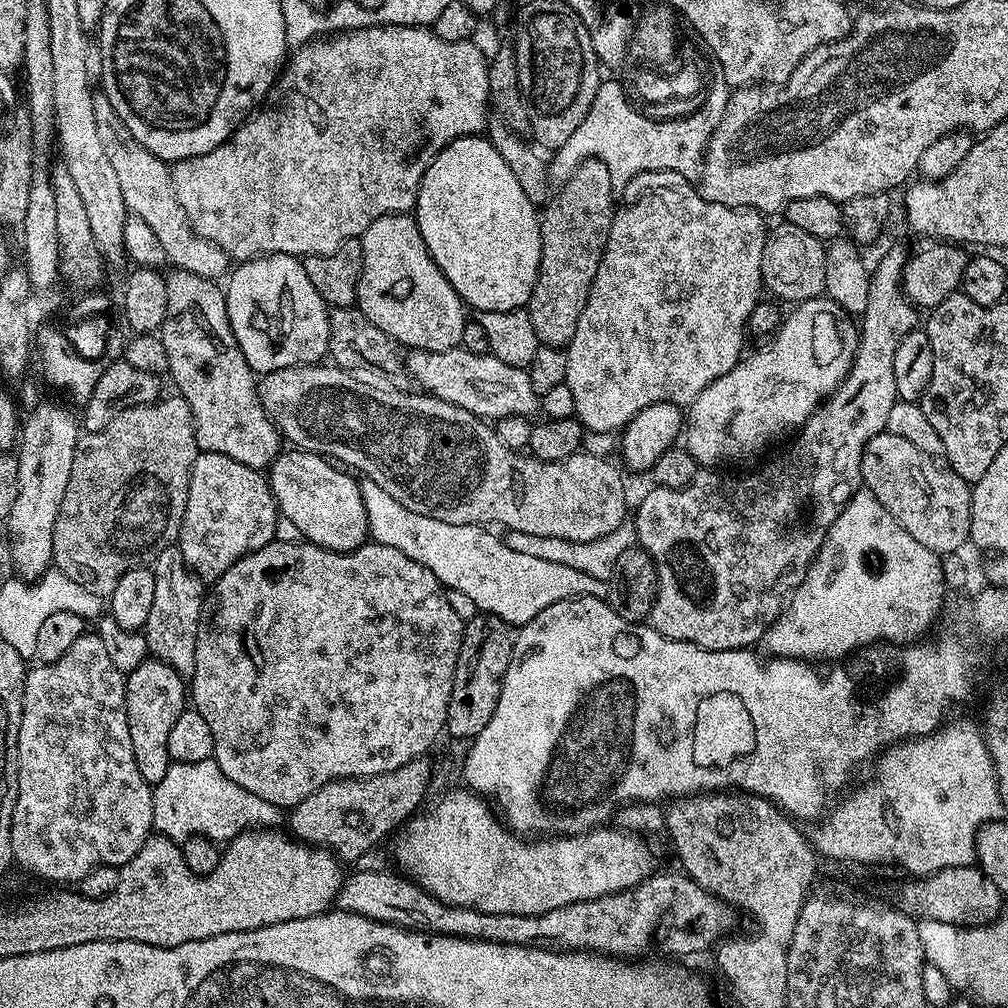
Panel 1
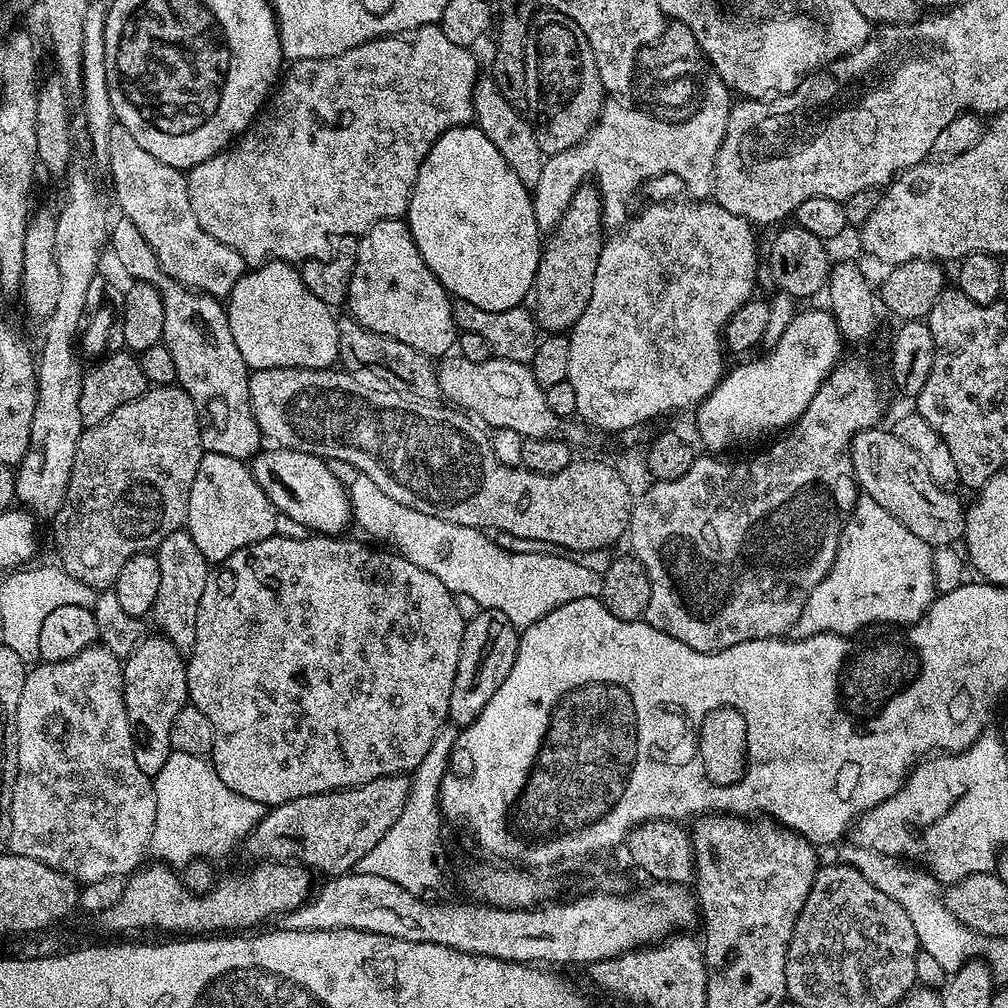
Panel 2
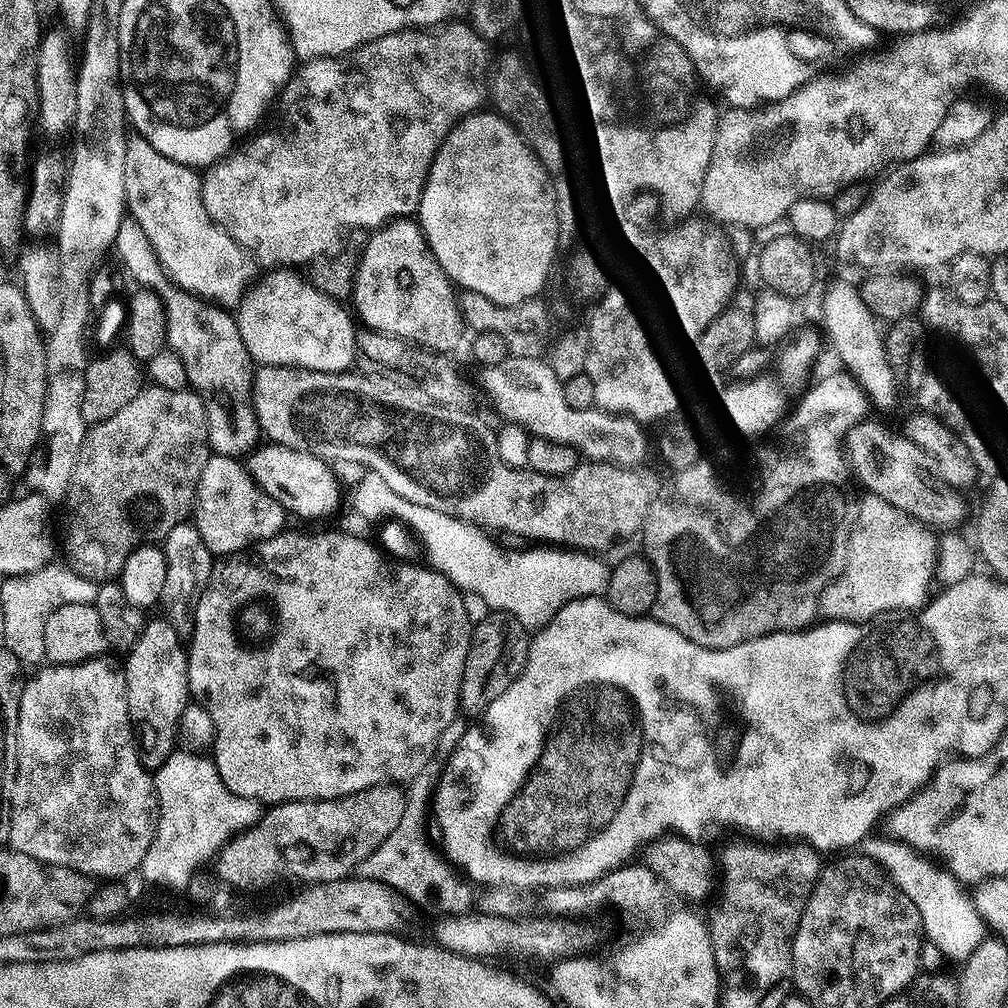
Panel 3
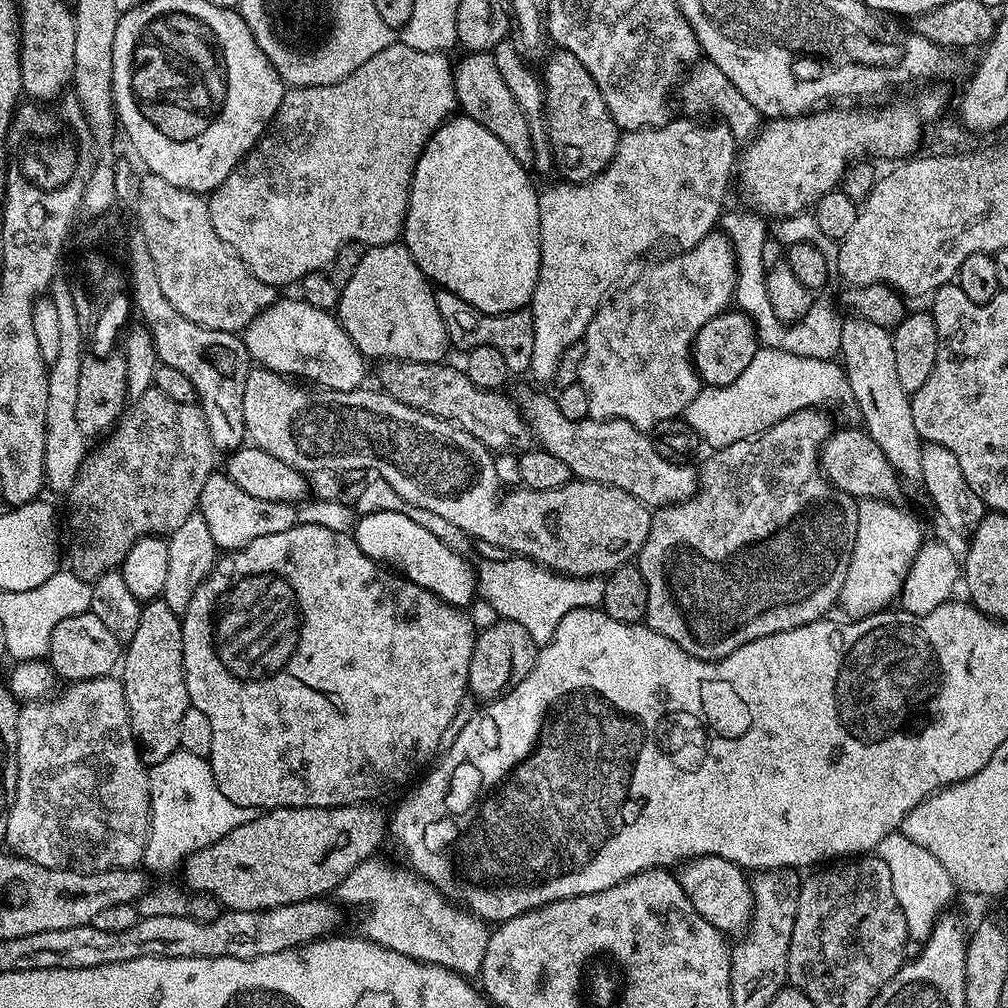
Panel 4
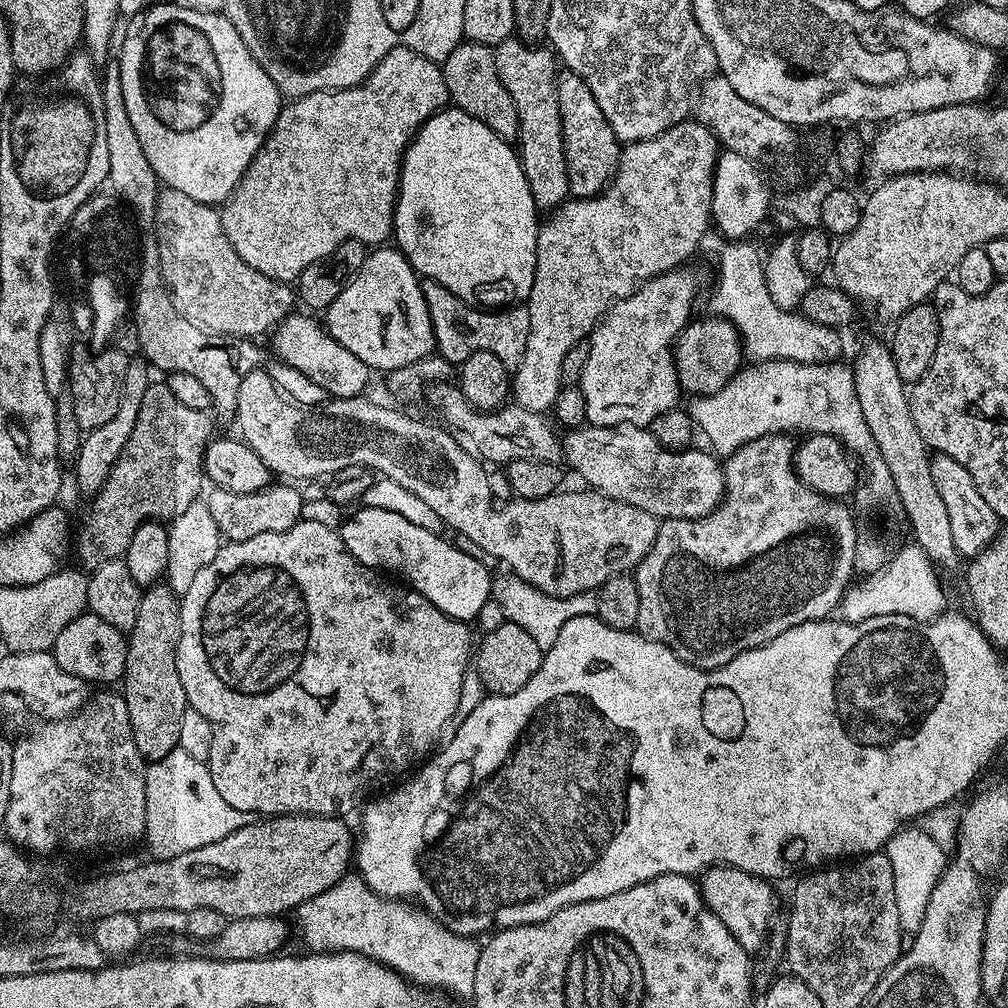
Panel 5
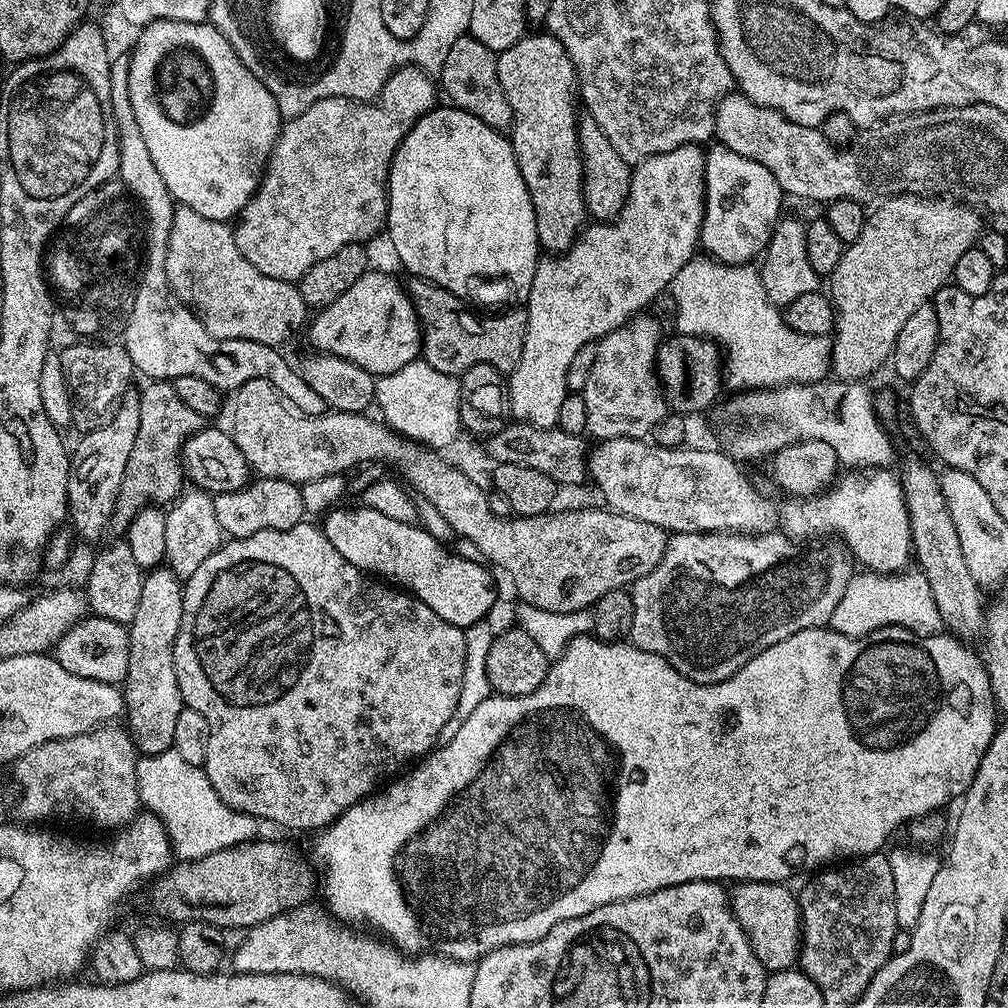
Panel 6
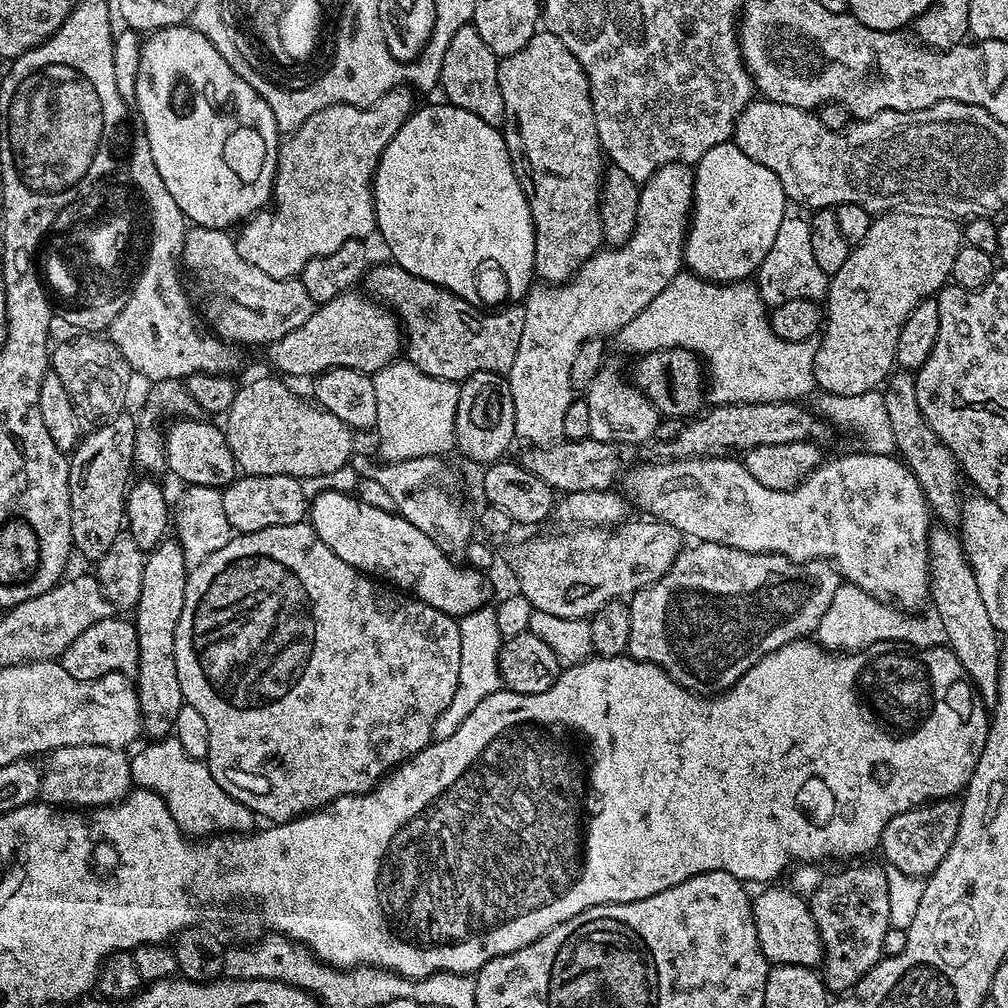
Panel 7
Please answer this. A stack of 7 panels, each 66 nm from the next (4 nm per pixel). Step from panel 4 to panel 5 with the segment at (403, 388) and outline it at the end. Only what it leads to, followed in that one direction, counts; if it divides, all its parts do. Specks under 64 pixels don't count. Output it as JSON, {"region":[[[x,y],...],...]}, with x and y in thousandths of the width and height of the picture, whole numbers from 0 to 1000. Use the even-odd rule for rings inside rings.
{"region":[[[438,380],[434,384],[438,385],[434,387],[429,401],[440,412],[441,419],[439,418],[439,420],[445,426],[455,430],[467,441],[471,451],[477,457],[483,458],[485,456],[488,462],[502,462],[508,456],[529,456],[530,458],[546,458],[547,460],[557,459],[557,434],[555,432],[552,434],[553,426],[547,420],[544,422],[537,410],[522,407],[511,399],[505,400],[499,405],[493,405],[490,409],[478,409],[460,394],[459,389],[451,380],[444,380]]]}

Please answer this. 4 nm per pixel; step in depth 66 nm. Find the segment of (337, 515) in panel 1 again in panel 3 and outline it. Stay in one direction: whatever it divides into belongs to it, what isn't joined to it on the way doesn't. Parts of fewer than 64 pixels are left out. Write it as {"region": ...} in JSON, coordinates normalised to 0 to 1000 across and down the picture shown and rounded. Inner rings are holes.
{"region":[[[269,438],[255,443],[245,453],[244,463],[254,481],[272,498],[282,503],[283,509],[303,512],[306,516],[313,516],[316,512],[325,512],[337,500],[337,484],[329,473],[324,459],[313,452],[304,450],[300,446],[288,446],[279,440]]]}

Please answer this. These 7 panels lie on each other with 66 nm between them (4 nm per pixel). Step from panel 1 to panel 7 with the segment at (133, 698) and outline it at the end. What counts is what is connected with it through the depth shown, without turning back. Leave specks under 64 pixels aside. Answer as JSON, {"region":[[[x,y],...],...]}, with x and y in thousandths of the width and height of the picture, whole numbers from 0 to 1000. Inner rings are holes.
{"region":[[[164,534],[159,541],[146,549],[141,562],[141,589],[133,604],[133,618],[137,629],[137,665],[133,672],[135,691],[139,697],[141,726],[152,735],[171,730],[173,712],[183,699],[181,681],[177,681],[177,661],[173,657],[173,629],[177,625],[177,613],[181,613],[181,600],[185,598],[185,577],[188,564],[181,550],[181,542],[174,534]]]}

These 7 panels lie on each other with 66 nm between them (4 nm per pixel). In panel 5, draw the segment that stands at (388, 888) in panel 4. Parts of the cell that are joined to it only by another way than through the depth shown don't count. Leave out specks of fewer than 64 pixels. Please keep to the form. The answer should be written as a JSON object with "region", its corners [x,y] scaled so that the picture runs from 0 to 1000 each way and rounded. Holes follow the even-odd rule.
{"region":[[[342,867],[327,883],[300,895],[292,902],[293,909],[294,917],[298,920],[298,933],[306,939],[303,941],[307,945],[358,944],[368,952],[390,960],[402,972],[422,982],[436,982],[449,989],[467,989],[470,966],[474,966],[477,938],[467,929],[456,929],[448,925],[437,914],[429,912],[424,905],[400,892],[376,889],[355,867]]]}

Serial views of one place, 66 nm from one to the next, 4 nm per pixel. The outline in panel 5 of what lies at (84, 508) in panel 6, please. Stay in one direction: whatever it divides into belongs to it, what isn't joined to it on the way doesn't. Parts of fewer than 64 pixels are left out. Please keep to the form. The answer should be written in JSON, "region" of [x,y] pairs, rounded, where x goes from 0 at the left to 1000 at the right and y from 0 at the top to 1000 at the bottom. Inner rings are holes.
{"region":[[[142,355],[128,356],[123,372],[123,382],[117,395],[117,407],[113,407],[113,415],[101,419],[101,423],[90,426],[80,436],[79,446],[73,453],[75,459],[75,480],[86,490],[93,490],[103,481],[113,458],[121,450],[125,438],[129,435],[129,427],[133,427],[133,419],[137,419],[137,407],[141,407],[141,395],[145,395],[145,387],[149,380],[149,362]]]}

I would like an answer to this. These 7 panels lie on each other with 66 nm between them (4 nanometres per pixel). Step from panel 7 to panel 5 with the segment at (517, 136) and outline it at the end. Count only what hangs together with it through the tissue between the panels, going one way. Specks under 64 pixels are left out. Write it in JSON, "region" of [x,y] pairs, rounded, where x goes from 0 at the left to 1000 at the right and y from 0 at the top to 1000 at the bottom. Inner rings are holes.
{"region":[[[505,38],[491,45],[490,65],[494,69],[494,77],[498,77],[498,85],[506,89],[506,97],[510,97],[510,105],[514,105],[514,154],[526,192],[533,207],[551,208],[565,194],[563,169],[560,160],[558,117],[552,96],[553,57],[547,47],[519,44],[515,38]]]}

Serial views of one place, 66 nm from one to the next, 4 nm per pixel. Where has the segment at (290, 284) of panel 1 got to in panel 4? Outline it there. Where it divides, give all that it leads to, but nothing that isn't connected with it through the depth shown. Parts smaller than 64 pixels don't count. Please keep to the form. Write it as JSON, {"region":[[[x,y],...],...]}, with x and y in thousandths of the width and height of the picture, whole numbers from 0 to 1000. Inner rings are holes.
{"region":[[[275,296],[251,315],[241,326],[240,336],[247,354],[255,362],[286,375],[303,373],[303,378],[320,385],[356,385],[362,380],[363,355],[351,343],[347,331],[324,305],[309,302],[307,298]]]}

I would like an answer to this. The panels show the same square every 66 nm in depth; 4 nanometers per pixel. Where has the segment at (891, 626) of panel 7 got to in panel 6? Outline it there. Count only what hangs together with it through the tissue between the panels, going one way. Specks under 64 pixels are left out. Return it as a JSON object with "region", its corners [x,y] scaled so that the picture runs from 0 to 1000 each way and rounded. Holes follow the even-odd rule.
{"region":[[[853,565],[846,568],[839,586],[827,603],[822,620],[840,631],[858,631],[879,620],[893,620],[909,630],[930,630],[935,624],[934,609],[923,588],[922,577],[912,565],[894,568],[870,568]]]}

